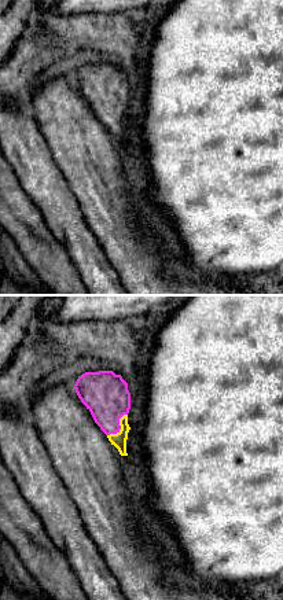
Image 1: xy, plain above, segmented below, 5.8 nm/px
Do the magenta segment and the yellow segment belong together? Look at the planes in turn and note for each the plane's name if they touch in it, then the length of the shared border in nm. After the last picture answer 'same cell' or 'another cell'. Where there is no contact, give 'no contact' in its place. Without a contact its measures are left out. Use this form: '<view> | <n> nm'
xy | 180 nm

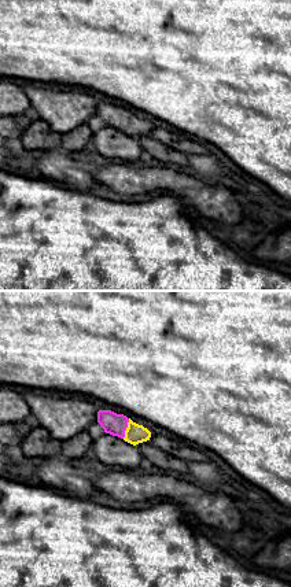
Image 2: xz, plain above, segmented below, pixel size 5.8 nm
xz | 130 nm

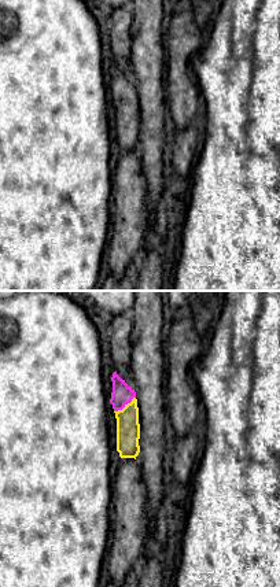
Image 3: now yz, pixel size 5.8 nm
yz | 160 nm

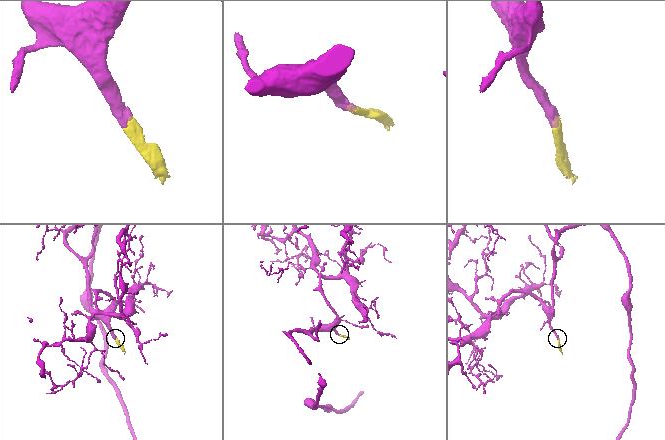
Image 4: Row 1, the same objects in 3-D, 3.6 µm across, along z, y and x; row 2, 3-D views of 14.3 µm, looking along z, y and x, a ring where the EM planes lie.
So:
same cell

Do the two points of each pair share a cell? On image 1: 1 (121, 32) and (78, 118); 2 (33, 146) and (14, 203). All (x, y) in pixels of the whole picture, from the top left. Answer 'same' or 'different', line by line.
1: different
2: different

